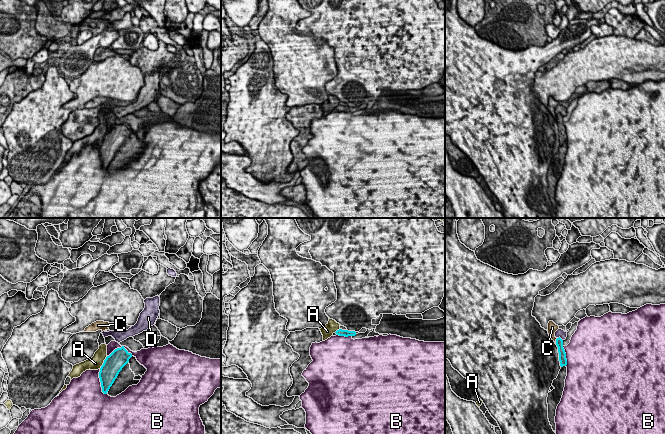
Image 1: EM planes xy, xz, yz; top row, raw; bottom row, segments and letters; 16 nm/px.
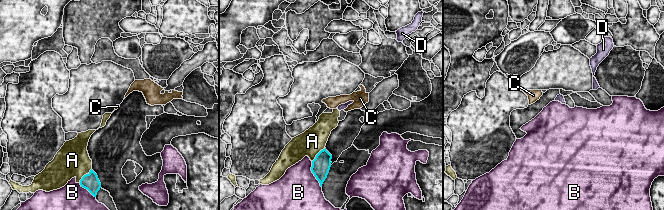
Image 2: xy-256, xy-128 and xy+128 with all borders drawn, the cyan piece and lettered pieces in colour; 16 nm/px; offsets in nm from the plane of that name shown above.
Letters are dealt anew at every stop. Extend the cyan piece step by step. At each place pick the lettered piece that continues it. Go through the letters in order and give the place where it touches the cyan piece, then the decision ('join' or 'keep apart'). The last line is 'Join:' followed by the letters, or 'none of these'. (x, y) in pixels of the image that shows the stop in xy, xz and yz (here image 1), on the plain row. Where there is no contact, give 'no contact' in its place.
A: meets cyan in xy at (104, 138); keep apart
B: meets cyan in xy at (100, 157); keep apart
C: meets cyan in yz at (556, 115); keep apart
D: meets cyan in yz at (560, 114); keep apart
Join: none of these

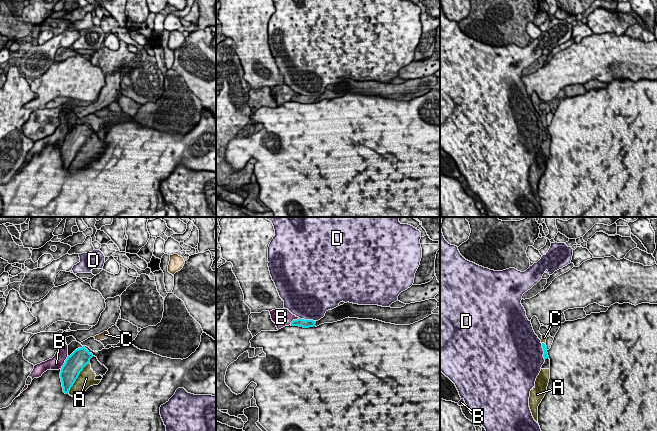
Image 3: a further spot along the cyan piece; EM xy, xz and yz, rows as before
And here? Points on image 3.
A: meets cyan in xy at (78, 151); keep apart
B: meets cyan in xy at (65, 138); keep apart
C: meets cyan in yz at (544, 120); join
D: meets cyan in xz at (307, 96); keep apart
Join: C

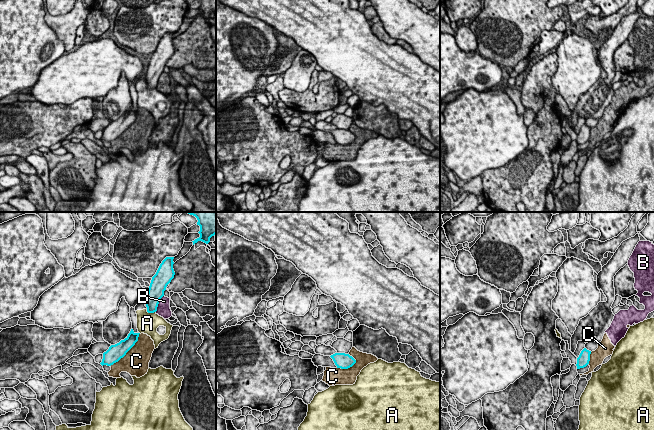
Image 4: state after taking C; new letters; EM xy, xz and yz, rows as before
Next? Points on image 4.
A: meets cyan in xy at (150, 88); keep apart
B: meets cyan in xy at (158, 79); keep apart
C: meets cyan in xy at (128, 126); keep apart
Join: none of these

